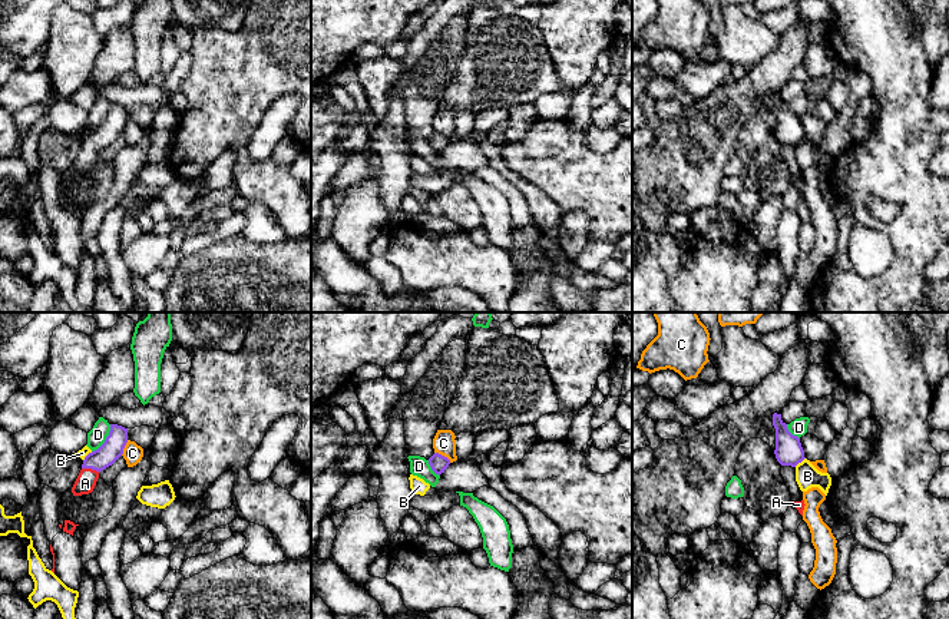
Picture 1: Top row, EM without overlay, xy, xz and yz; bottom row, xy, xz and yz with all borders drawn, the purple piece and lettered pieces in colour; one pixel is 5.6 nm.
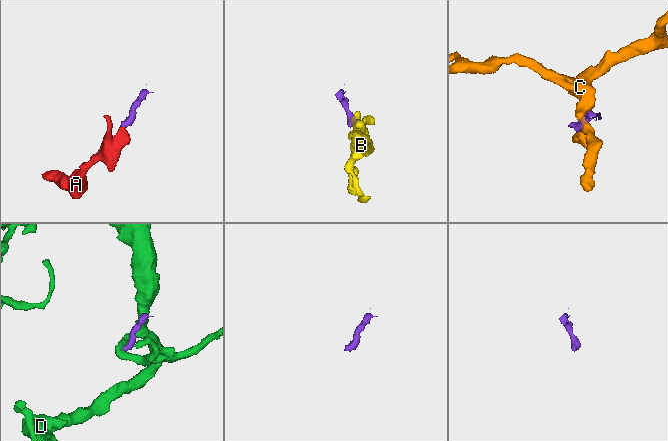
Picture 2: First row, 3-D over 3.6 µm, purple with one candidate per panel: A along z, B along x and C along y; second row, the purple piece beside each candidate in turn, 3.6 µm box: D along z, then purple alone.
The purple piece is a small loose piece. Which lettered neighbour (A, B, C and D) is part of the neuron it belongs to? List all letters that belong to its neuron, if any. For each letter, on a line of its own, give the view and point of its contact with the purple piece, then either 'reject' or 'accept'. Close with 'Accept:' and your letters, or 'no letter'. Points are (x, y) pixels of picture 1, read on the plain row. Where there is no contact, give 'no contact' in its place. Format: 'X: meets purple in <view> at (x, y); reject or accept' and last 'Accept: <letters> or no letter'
A: meets purple in xy at (91, 146); accept
B: meets purple in xy at (86, 135); reject
C: meets purple in xz at (443, 135); reject
D: meets purple in xy at (106, 118); reject
Accept: A

